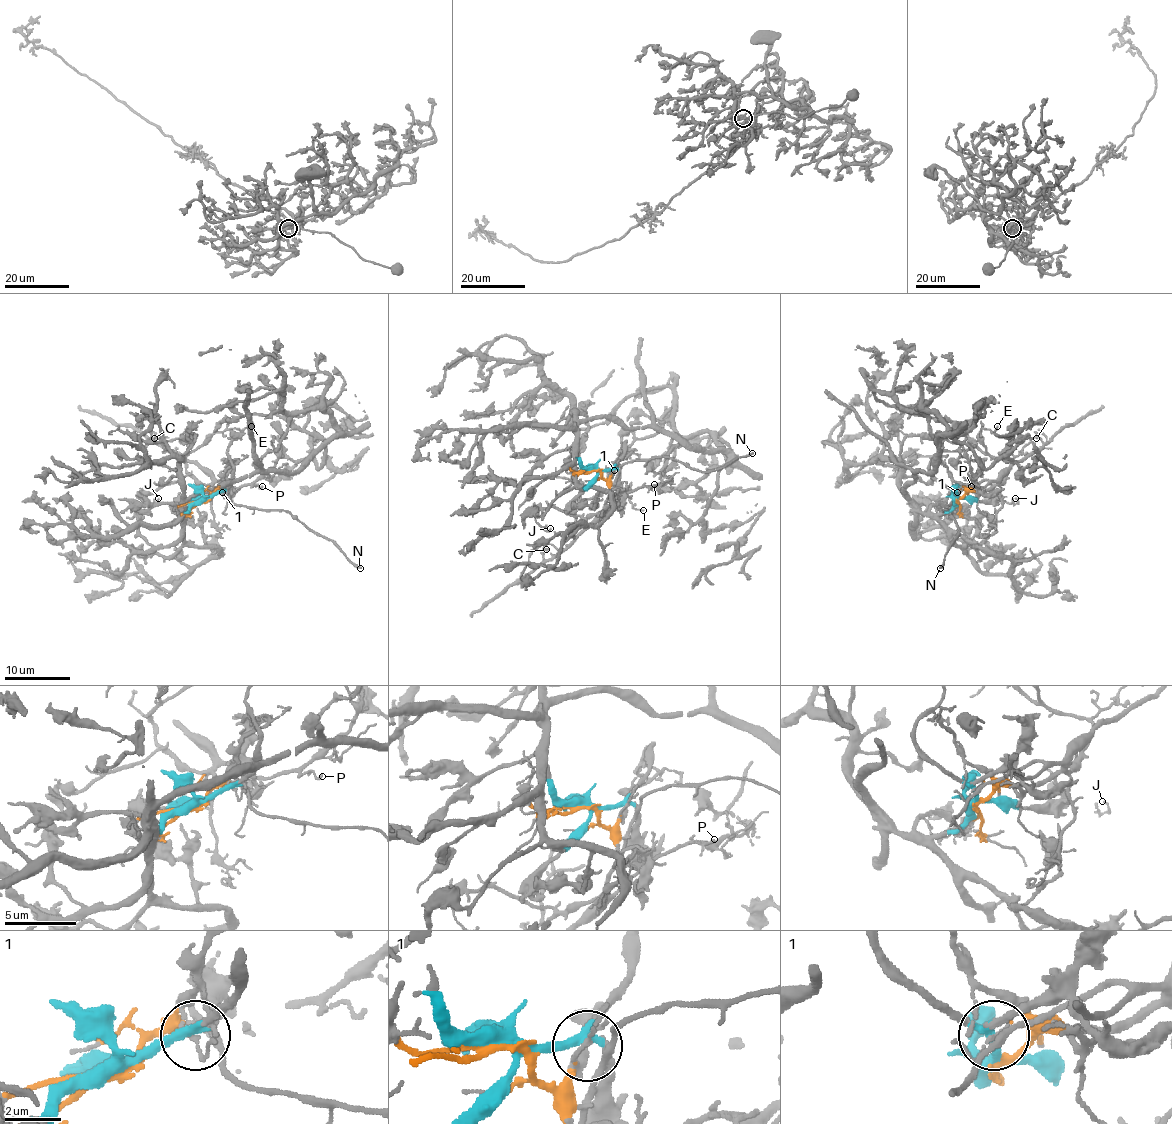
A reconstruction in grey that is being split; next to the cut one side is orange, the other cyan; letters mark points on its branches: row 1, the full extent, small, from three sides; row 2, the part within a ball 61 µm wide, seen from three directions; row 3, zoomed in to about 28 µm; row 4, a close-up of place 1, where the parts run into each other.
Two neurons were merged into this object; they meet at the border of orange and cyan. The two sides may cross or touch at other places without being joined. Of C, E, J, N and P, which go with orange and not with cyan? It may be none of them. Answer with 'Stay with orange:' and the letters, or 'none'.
Stay with orange: C, E, J, N, P

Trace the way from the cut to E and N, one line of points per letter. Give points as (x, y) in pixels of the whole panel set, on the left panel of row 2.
E: (202, 501), (217, 491), (186, 470), (184, 458), (212, 435), (252, 425)
N: (202, 501), (219, 489), (235, 504), (286, 511), (327, 537), (360, 568)

